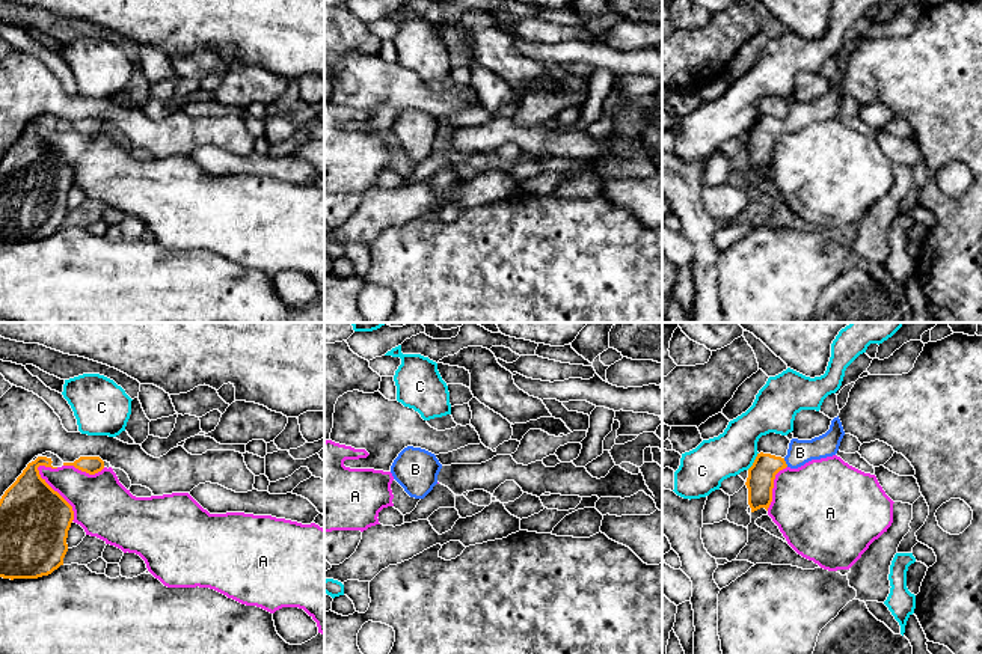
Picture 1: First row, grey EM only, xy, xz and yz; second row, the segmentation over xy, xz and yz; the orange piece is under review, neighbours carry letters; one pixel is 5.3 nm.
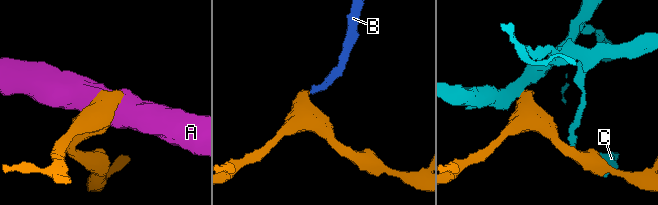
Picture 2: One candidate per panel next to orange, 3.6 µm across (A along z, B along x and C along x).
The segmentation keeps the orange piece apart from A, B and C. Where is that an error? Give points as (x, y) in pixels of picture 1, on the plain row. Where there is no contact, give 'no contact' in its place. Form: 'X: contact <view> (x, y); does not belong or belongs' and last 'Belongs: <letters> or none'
A: contact xy (58, 155); does not belong
B: contact yz (785, 125); belongs
C: contact yz (754, 124); does not belong
Belongs: B

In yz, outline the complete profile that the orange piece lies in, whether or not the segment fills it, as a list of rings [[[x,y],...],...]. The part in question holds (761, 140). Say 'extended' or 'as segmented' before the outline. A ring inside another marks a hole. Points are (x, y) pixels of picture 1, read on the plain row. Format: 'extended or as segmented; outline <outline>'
extended; outline [[[837,80],[831,83],[830,92],[812,102],[792,101],[784,121],[771,116],[757,116],[753,128],[748,131],[747,151],[751,175],[765,170],[768,173],[772,164],[772,151],[775,137],[786,131],[798,131],[812,122],[821,122],[837,116],[845,98],[842,84]]]

